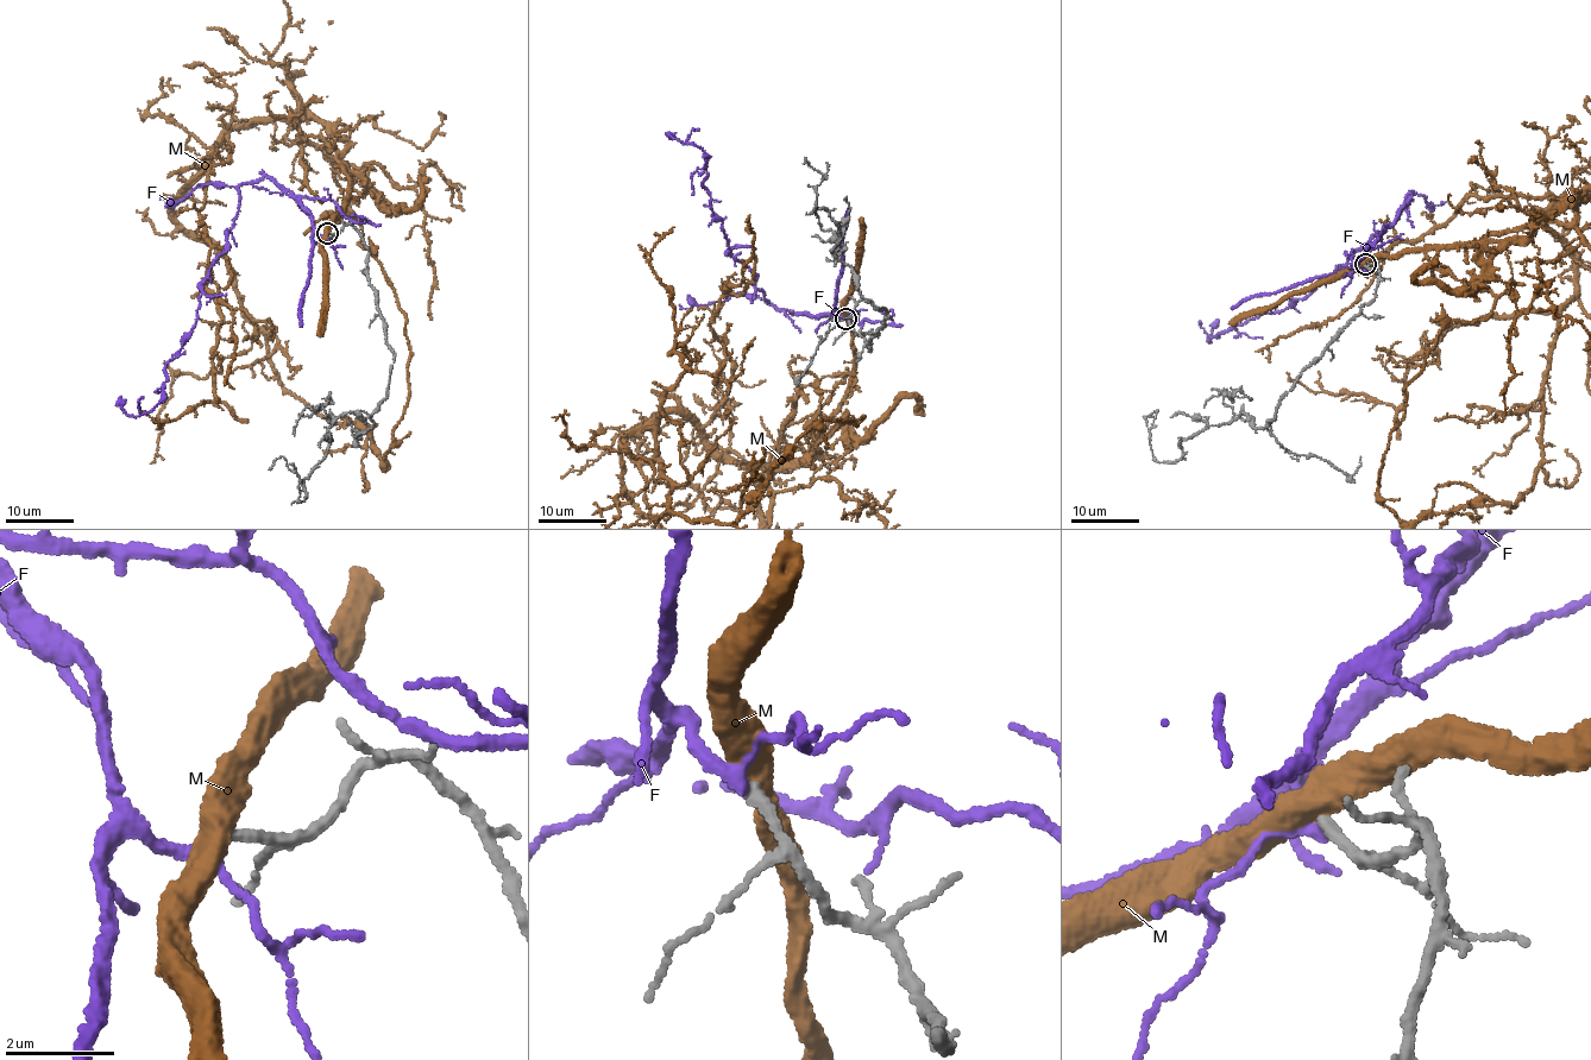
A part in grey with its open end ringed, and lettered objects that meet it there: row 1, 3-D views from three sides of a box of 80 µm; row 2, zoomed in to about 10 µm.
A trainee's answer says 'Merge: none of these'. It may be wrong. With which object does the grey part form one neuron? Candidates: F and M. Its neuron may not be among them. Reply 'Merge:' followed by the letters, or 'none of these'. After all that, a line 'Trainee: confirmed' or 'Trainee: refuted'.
Merge: F
Trainee: refuted

